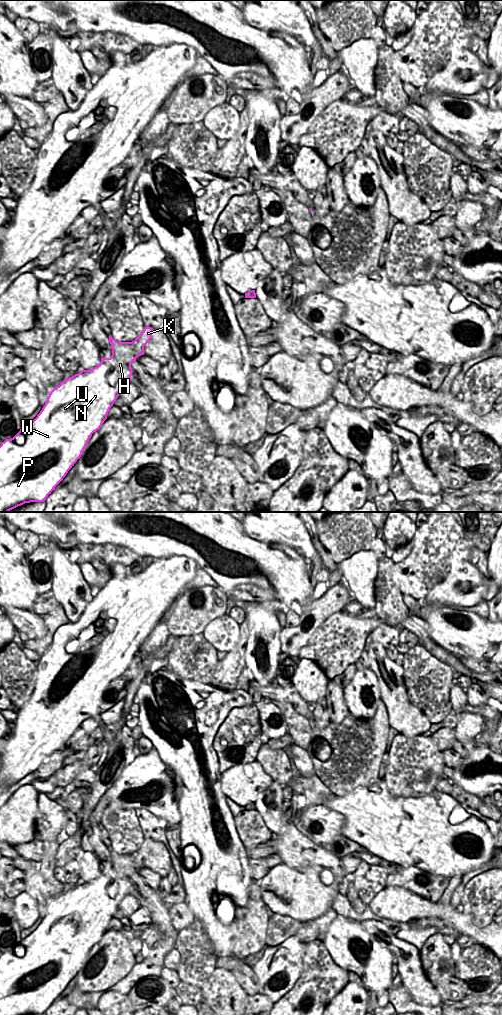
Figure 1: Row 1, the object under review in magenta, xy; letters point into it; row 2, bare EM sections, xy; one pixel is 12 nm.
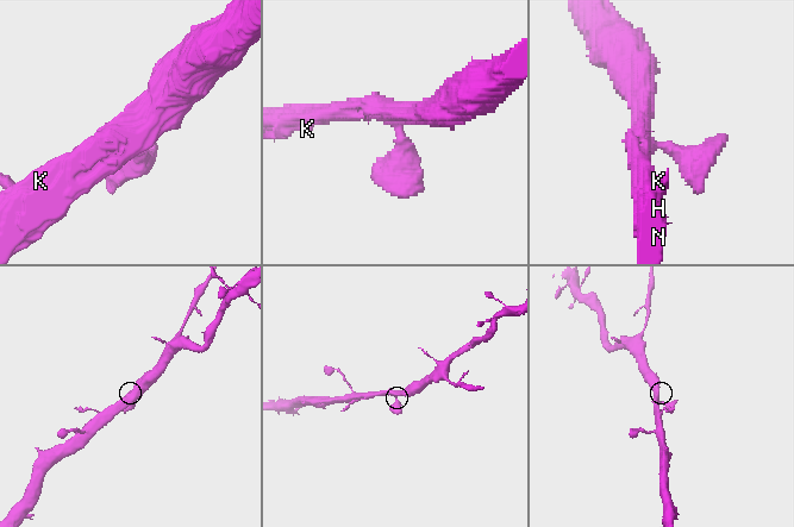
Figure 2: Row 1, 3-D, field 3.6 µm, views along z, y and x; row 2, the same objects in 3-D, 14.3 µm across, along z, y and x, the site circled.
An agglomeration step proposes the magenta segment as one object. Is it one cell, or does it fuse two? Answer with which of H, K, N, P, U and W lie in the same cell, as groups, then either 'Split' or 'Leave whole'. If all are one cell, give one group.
Groups: H K N P U W. Leave whole.

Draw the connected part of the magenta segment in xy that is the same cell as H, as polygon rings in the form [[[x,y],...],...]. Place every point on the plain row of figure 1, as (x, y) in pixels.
[[[144,839],[143,844],[132,854],[118,854],[109,848],[112,867],[101,870],[98,878],[65,891],[54,900],[37,929],[22,939],[11,951],[0,957],[0,1015],[44,1014],[55,999],[63,992],[68,983],[81,969],[92,946],[100,941],[107,926],[119,908],[121,900],[131,893],[131,875],[144,867],[144,858],[152,850],[154,841]]]

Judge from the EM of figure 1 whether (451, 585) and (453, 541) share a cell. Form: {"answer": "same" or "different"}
{"answer": "different"}

